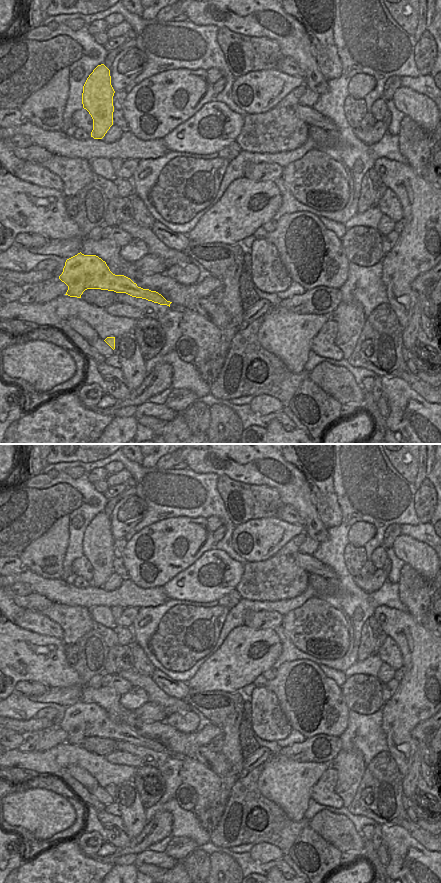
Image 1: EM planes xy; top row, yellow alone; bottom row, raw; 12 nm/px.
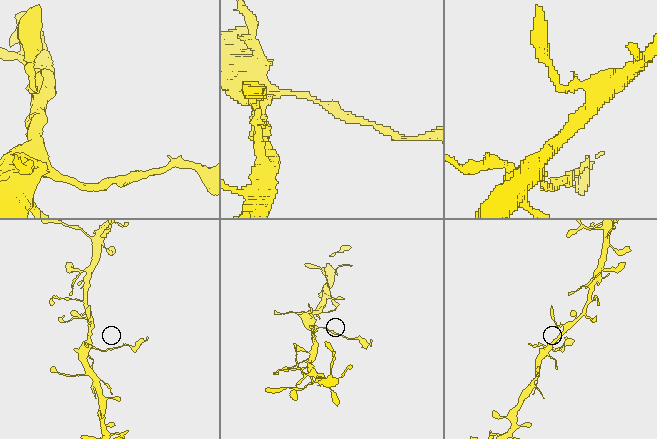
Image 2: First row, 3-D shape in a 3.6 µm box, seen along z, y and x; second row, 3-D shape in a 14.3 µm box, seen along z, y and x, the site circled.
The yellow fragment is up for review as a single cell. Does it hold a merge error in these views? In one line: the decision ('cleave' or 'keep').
cleave

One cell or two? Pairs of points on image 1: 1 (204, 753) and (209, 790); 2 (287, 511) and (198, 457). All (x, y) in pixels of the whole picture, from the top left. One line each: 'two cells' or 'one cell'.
1: two cells
2: two cells

